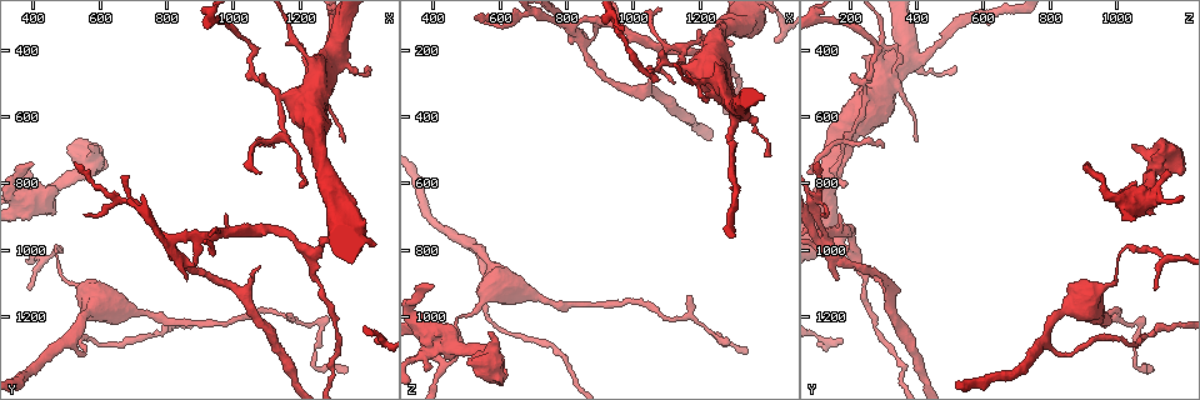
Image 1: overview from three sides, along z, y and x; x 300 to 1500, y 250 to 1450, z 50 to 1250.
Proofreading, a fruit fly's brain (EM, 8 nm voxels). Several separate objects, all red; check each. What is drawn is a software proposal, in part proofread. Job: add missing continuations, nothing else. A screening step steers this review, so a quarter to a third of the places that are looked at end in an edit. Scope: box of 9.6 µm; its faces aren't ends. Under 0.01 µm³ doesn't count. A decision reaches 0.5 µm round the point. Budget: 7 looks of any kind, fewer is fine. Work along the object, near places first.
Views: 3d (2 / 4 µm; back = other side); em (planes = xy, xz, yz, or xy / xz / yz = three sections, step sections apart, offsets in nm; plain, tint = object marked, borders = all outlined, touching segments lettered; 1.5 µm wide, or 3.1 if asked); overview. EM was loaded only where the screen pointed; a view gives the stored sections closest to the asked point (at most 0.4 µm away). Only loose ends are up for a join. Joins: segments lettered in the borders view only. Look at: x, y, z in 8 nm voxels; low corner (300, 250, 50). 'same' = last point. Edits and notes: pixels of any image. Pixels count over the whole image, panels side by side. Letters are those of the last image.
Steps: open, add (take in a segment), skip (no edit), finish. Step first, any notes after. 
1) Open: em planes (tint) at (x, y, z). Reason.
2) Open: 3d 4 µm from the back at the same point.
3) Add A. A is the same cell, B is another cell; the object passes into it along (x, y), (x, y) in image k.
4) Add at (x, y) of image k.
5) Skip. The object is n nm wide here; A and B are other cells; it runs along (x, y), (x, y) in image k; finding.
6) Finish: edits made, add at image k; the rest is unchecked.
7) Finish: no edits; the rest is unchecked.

Open: 3d 4 µm from the back at (1410, 460, 520). Tapers out.

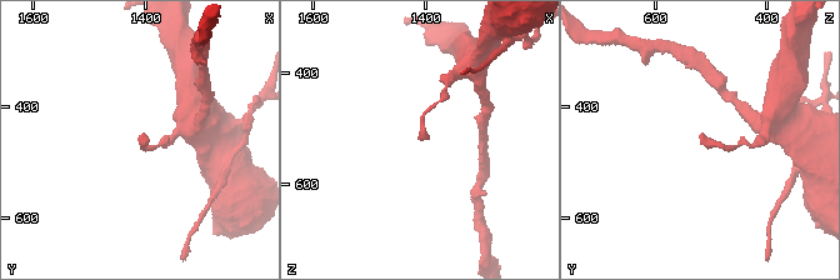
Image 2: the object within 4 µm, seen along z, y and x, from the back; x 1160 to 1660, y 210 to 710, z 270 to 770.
Open: em xy step 4 (tint) at (1405, 450, 520). Now the EM.

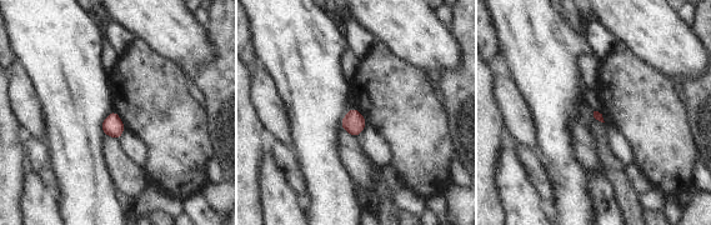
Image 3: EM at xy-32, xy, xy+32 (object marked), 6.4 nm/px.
Open: em planes (borders) at the same point. Another direction.

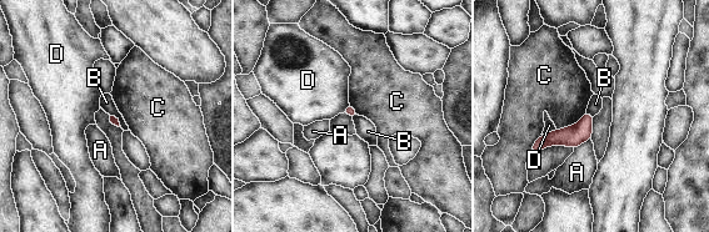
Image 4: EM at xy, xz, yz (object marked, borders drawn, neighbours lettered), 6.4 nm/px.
Skip. A, B, C and D are other cells; it runs along (590, 119), (573, 136), (534, 150) in image 4; none of them fits.

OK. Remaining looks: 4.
Open: 3d 4 µm at (390, 730, 900). Free end.

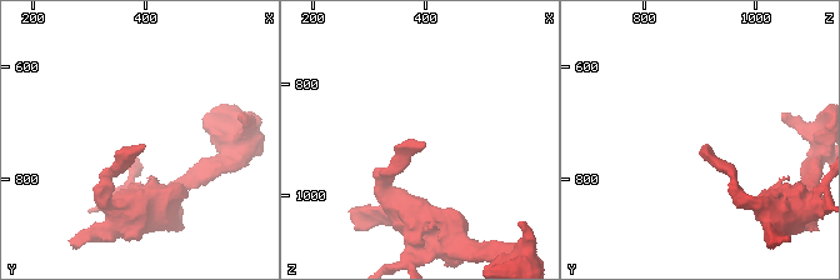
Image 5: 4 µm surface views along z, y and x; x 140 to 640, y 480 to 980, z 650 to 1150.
Open: em planes (borders) at (400, 745, 910).

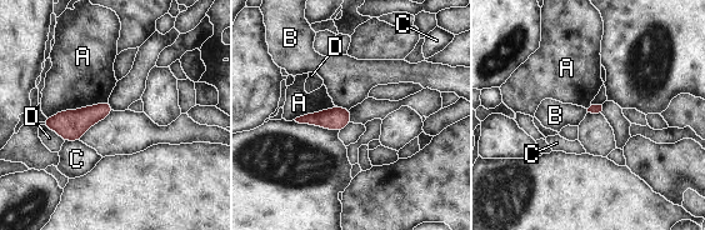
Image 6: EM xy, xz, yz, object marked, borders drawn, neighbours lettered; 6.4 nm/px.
Skip. A, B, C and D are other cells; a border runs along (338, 106), (349, 109) in image 6; no lettered segment goes on from it.

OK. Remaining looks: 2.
Open: em planes (plain) at (1340, 1350, 1100).

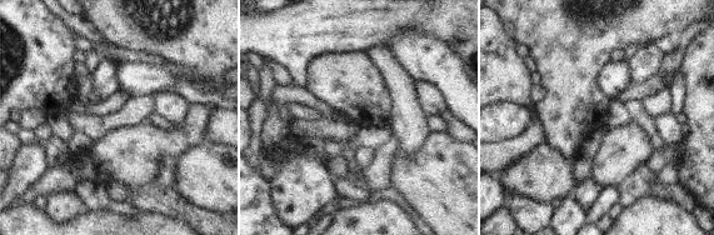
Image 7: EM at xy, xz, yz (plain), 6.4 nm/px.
Open: em planes (borders) at the same point.

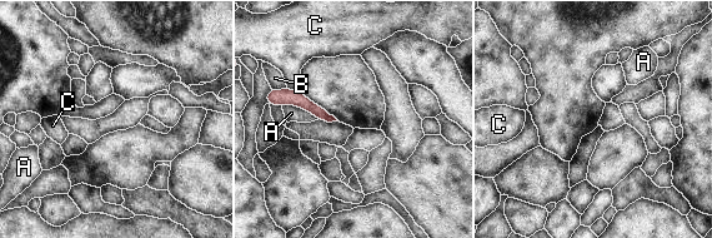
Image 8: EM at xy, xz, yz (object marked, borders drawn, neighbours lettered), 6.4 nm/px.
Skip. The longest contact is with A, 240 nm; A, B and C are other cells; no lettered segment goes on from it.

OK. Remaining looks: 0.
Finish: no edits; the rest is unchecked.

